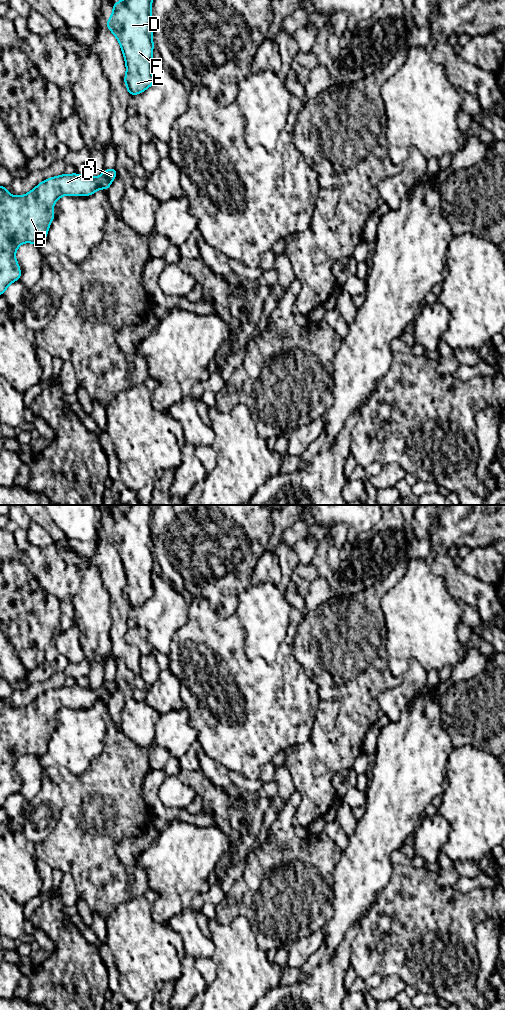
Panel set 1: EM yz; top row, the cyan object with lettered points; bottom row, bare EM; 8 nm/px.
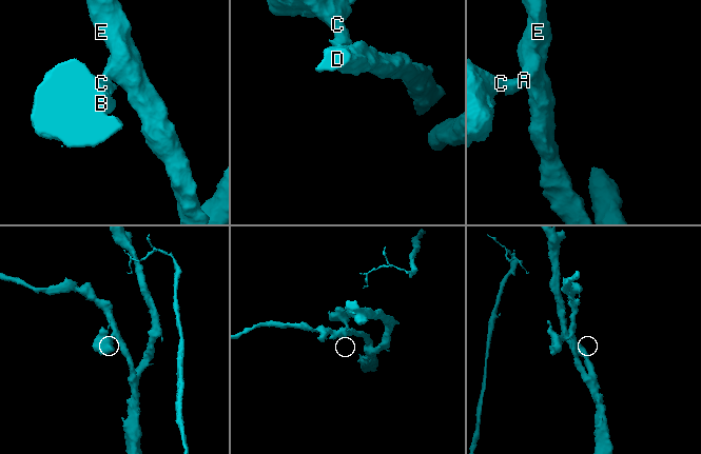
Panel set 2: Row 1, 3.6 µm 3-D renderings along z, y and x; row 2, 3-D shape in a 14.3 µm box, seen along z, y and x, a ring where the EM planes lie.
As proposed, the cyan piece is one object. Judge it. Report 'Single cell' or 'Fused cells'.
Fused cells

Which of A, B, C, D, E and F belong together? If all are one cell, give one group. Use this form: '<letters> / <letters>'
A D E F / B C

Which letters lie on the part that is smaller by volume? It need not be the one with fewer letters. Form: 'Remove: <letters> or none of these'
Remove: B, C

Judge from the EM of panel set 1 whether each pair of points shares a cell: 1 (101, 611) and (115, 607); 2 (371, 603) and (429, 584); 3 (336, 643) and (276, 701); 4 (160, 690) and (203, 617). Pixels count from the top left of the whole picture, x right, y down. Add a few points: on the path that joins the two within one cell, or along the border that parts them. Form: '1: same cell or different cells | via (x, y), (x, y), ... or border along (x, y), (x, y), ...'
1: different cells | border along (103, 586), (108, 593), (110, 632)
2: different cells | border along (388, 591), (381, 600), (384, 623)
3: different cells | border along (293, 653), (305, 673), (316, 684), (318, 693)
4: different cells | border along (168, 668), (179, 681), (181, 693)

